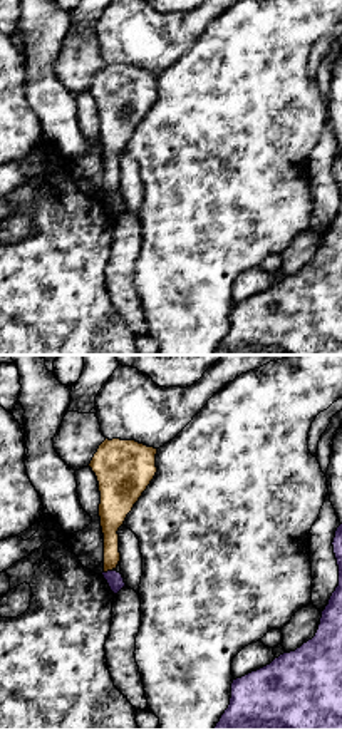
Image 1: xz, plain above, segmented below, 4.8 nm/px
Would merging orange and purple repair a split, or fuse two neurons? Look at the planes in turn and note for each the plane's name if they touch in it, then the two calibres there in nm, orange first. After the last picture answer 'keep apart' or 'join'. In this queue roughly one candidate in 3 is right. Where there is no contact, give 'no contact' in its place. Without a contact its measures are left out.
xz | 110/80 nm

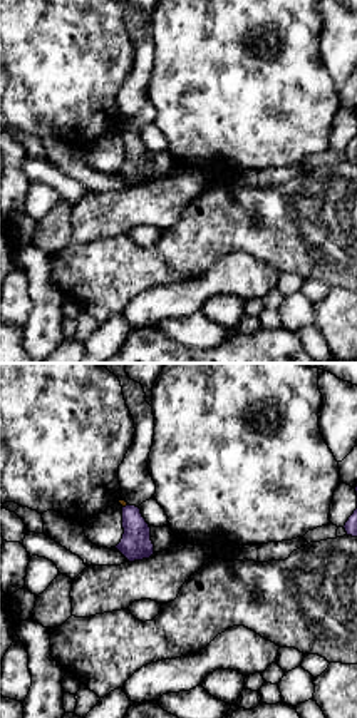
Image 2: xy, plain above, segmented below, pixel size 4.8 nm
xy | 30/150 nm

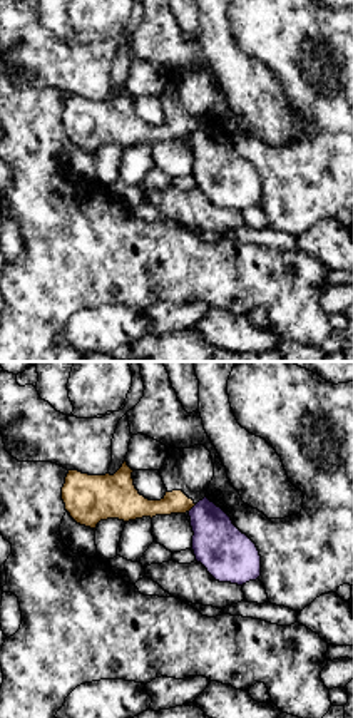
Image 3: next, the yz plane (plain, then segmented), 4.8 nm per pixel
yz | 110/240 nm

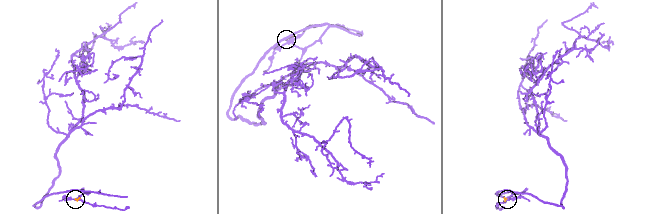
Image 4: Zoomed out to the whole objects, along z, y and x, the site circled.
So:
keep apart

